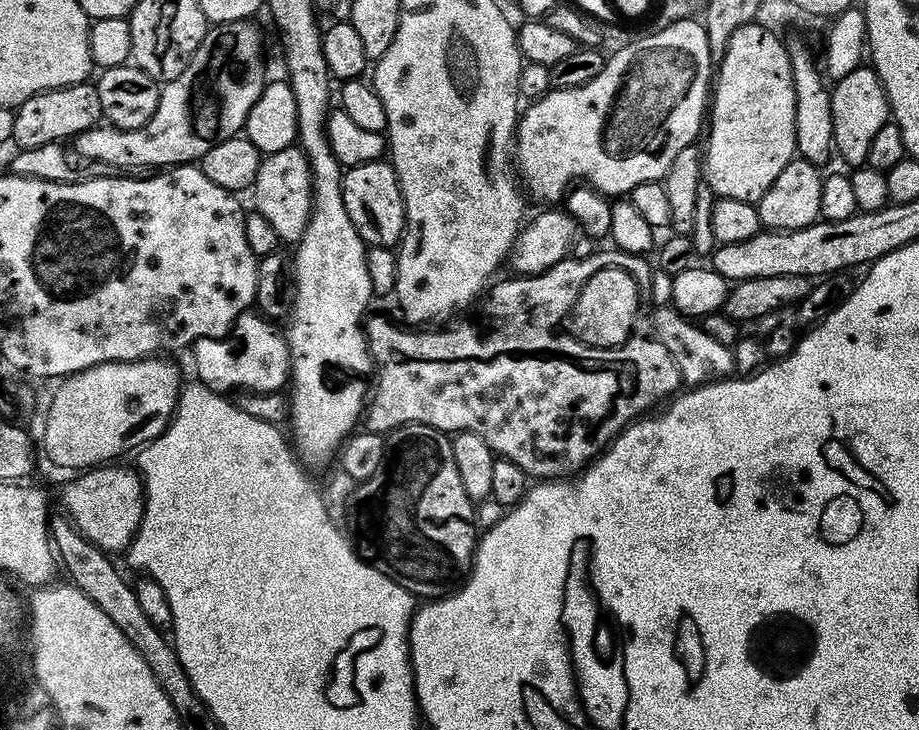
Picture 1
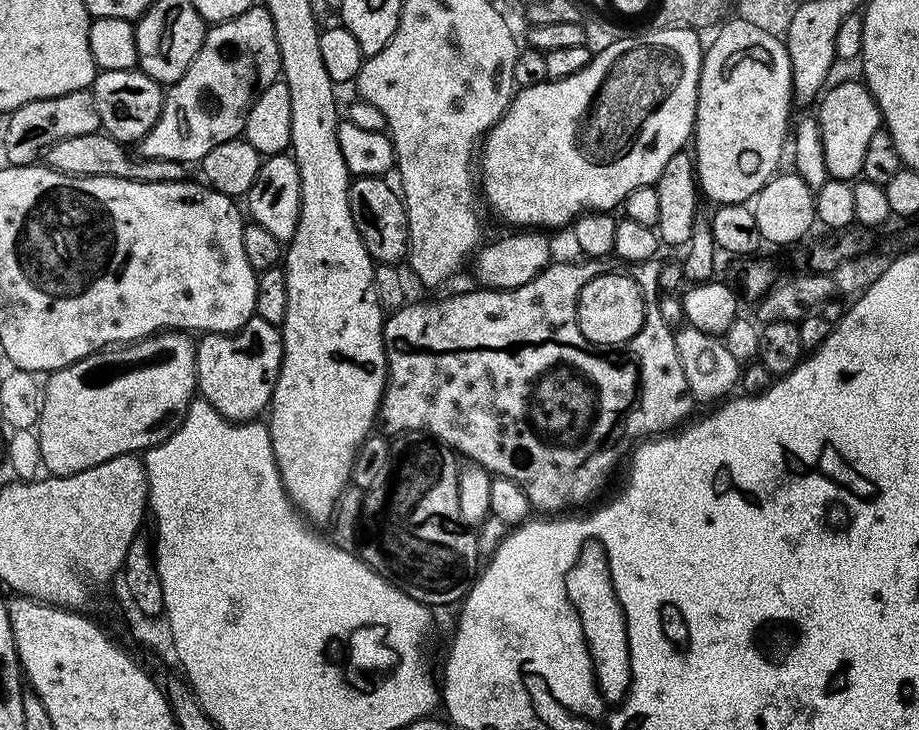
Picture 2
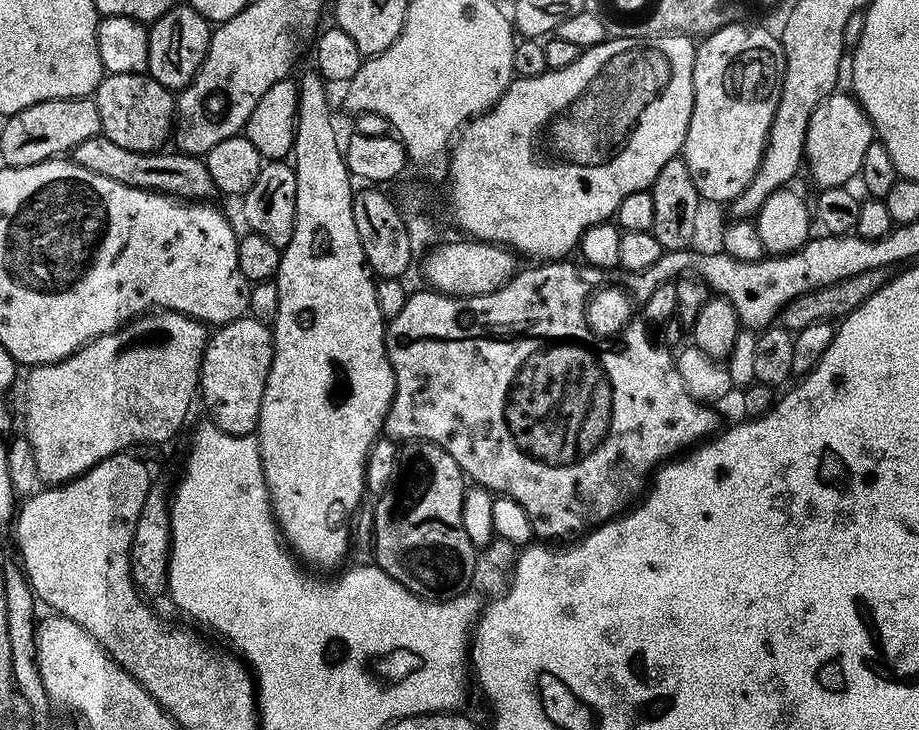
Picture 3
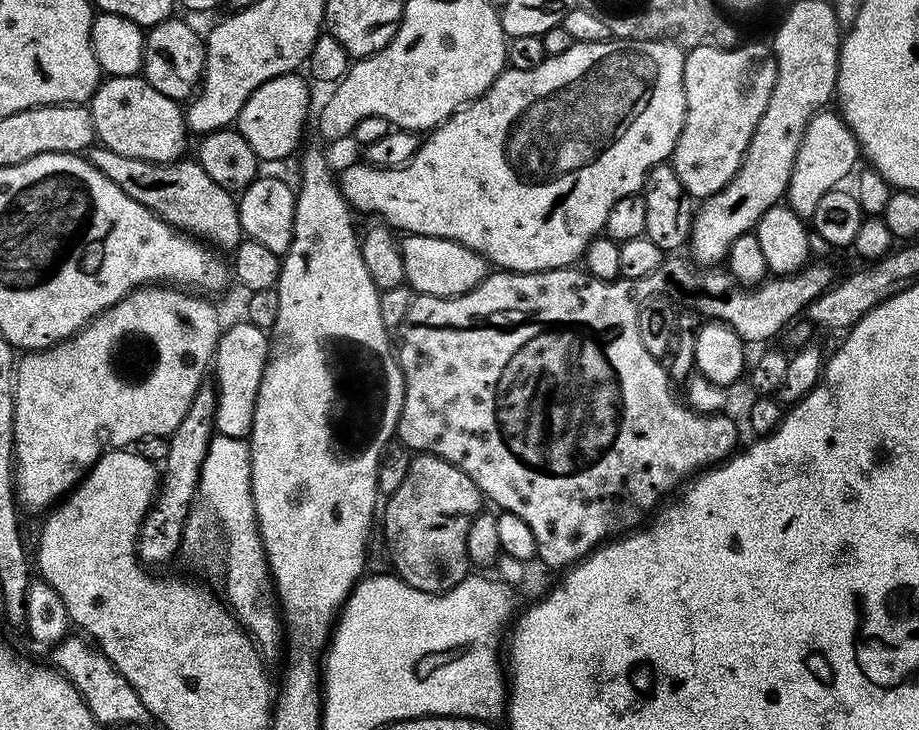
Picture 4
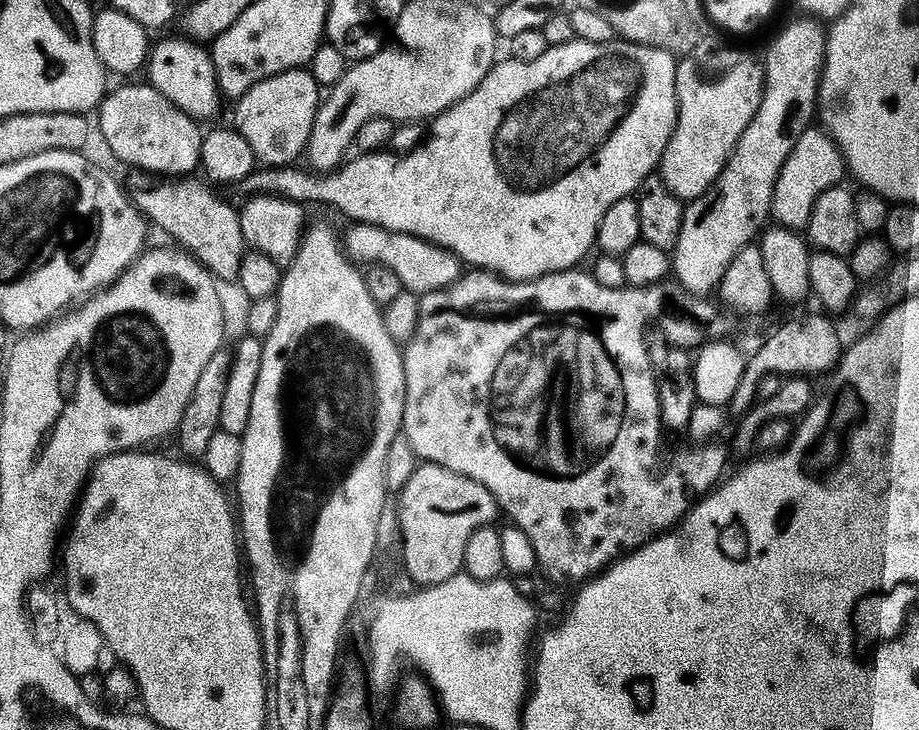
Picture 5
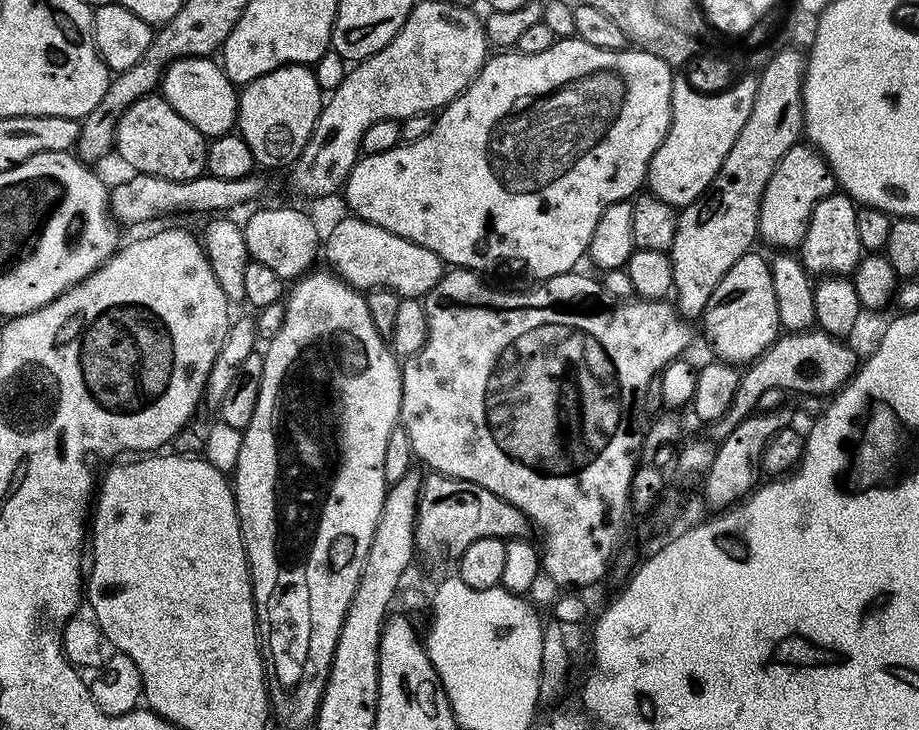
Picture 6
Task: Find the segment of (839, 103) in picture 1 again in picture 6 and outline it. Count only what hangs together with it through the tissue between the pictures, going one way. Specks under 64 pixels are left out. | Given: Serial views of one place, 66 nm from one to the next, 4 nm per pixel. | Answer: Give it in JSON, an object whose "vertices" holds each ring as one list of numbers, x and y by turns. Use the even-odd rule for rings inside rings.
{"vertices":[[797,142,793,148,786,150,766,182,762,202,758,210,758,233,761,241,765,240,772,250,796,250,806,238,810,226,810,214,822,198,831,196,838,185,824,157,815,148,804,142]]}

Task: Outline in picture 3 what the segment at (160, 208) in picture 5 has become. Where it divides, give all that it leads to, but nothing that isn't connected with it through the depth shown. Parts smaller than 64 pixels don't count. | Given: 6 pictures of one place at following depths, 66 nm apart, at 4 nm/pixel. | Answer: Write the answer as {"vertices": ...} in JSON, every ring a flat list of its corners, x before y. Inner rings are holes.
{"vertices":[[103,134,94,138,86,138,70,153,70,158,78,166,90,170,90,174,102,174,102,178,110,178,114,182,122,182,122,186,131,188,147,188,165,193,173,198,187,198,192,202,204,202,213,195,214,189,210,170,206,170,203,159,192,156,189,152,179,150,157,150,154,152,135,152,126,150]]}

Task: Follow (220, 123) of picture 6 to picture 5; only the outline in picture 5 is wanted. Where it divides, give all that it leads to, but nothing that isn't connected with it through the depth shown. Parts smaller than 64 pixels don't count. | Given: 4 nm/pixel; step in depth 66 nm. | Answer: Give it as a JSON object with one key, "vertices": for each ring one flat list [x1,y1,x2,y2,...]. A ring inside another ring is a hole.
{"vertices":[[187,37,166,38,151,47,146,61,147,81,152,88,169,98,186,115,197,122,214,117,220,110,222,93,211,53,197,41]]}

